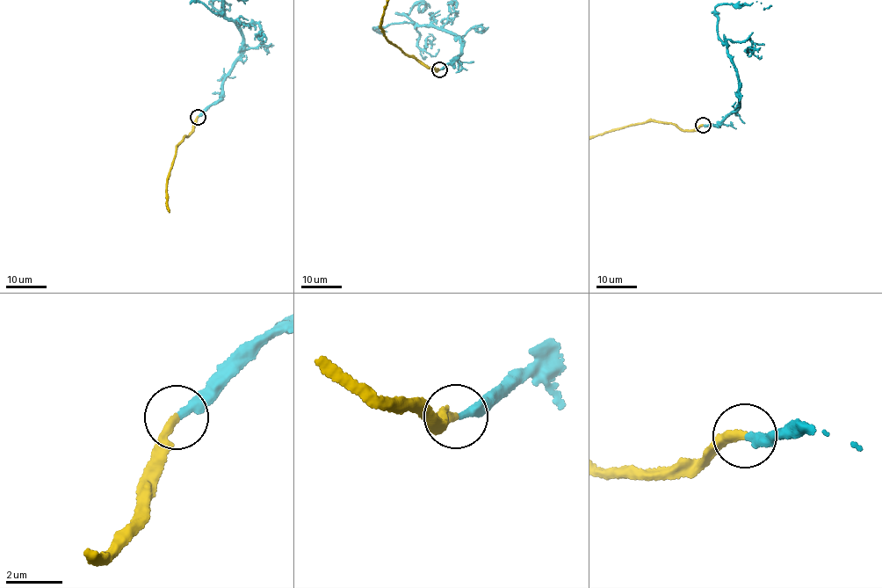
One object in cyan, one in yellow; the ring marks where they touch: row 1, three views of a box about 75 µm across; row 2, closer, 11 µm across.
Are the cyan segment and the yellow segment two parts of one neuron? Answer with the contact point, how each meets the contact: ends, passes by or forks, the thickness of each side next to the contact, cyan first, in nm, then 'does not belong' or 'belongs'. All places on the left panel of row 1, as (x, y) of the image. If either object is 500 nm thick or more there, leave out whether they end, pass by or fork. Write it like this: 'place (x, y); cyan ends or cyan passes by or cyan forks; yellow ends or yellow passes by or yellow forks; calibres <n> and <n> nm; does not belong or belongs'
place (198, 117); cyan ends; yellow ends; calibres 320 and 320 nm; belongs

